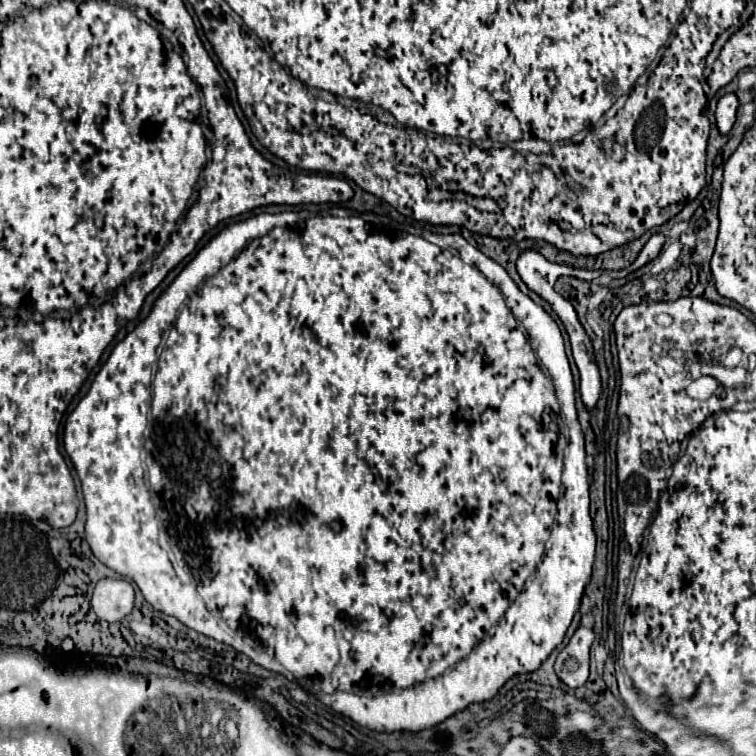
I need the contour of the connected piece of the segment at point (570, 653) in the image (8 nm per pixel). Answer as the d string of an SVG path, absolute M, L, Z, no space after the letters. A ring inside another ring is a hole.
M578 627L570 643L560 651L556 659L556 675L568 687L576 689L586 683L590 673L590 648L594 641L594 631Z

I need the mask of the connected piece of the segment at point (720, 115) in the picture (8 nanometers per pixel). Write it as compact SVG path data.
M724 95L720 97L718 101L718 107L716 107L716 123L718 123L718 131L720 135L728 135L732 125L734 125L734 119L736 119L736 107L738 107L738 99L736 95Z

